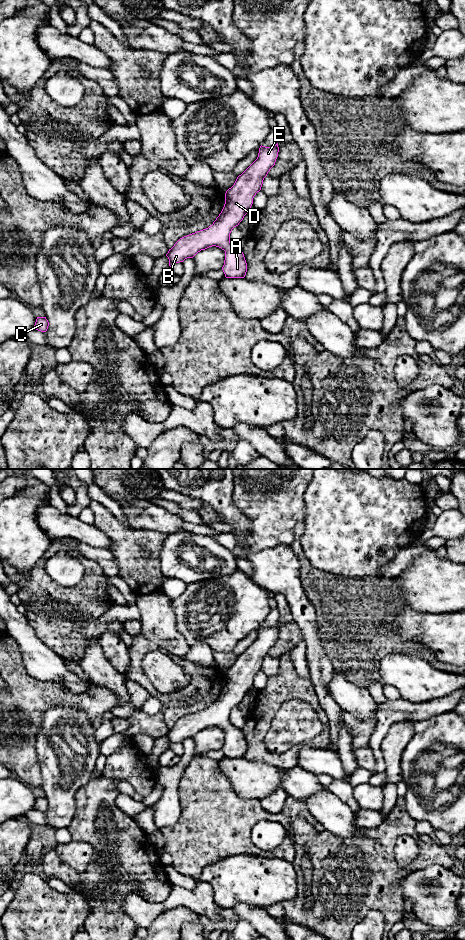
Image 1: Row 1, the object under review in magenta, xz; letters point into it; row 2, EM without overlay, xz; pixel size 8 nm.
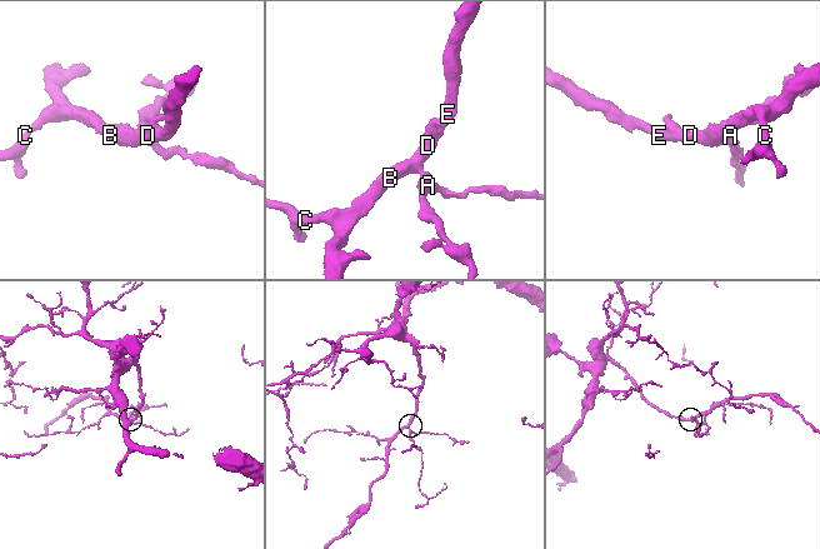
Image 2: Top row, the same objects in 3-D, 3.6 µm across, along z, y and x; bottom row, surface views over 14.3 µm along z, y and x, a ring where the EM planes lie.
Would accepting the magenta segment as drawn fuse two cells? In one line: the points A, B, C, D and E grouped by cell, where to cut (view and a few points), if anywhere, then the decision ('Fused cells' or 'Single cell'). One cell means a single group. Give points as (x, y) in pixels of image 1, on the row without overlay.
Groups: A B C D E. No split. Single cell

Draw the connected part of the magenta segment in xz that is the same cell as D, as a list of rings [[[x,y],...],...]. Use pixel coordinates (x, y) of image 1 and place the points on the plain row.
[[[278,623],[271,627],[260,626],[257,639],[237,657],[234,665],[225,673],[224,687],[211,706],[180,718],[174,726],[169,729],[166,736],[169,739],[169,746],[183,742],[187,738],[193,738],[201,730],[216,726],[225,731],[225,740],[222,750],[226,758],[244,758],[247,752],[247,743],[242,730],[234,727],[230,723],[230,713],[232,709],[239,705],[244,696],[253,684],[253,678],[261,670],[263,660],[270,649],[275,645],[278,637]]]

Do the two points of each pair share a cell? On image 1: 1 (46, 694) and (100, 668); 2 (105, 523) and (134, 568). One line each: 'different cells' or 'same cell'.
1: different cells
2: same cell

